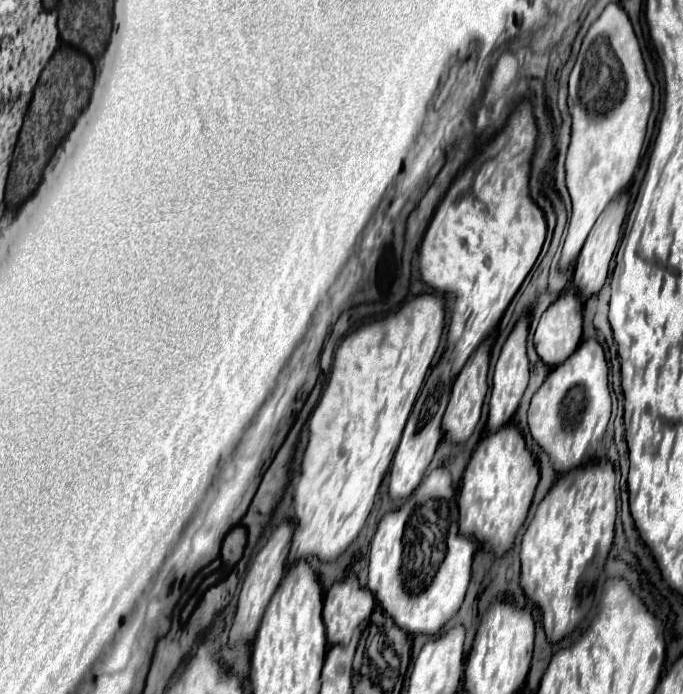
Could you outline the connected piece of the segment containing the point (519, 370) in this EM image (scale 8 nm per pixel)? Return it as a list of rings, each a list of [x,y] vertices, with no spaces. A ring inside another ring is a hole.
[[[520,316],[516,326],[510,332],[506,344],[502,346],[502,352],[500,352],[496,368],[494,368],[490,414],[488,414],[488,428],[490,430],[502,428],[512,418],[512,414],[516,412],[516,408],[520,404],[520,398],[526,390],[528,376],[530,376],[530,362],[528,362],[528,356],[526,356],[526,336],[528,336],[528,316]]]

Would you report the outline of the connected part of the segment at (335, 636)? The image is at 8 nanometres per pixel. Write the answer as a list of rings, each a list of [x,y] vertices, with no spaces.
[[[354,574],[334,582],[324,596],[324,626],[328,644],[348,644],[356,626],[374,610],[374,596],[362,588]]]

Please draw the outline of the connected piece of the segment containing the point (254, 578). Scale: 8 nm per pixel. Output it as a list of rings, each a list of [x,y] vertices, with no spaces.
[[[280,522],[274,532],[270,534],[270,538],[266,540],[266,544],[260,548],[260,552],[250,560],[240,594],[238,594],[238,606],[236,606],[236,616],[234,616],[234,626],[230,632],[230,640],[232,642],[250,642],[256,636],[256,630],[260,626],[262,614],[266,604],[270,602],[280,578],[284,576],[284,566],[286,566],[286,556],[288,556],[288,548],[292,542],[292,532],[294,526],[290,522]]]

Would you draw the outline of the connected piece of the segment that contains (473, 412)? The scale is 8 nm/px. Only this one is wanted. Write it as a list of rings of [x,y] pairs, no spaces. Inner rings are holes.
[[[488,336],[488,340],[484,340],[484,344],[480,344],[480,348],[476,348],[476,352],[472,354],[472,360],[468,360],[464,364],[464,368],[460,370],[460,374],[452,386],[450,402],[448,402],[444,420],[442,420],[442,428],[452,442],[466,442],[478,424],[482,402],[484,402],[486,390],[488,390],[486,378],[488,378],[488,364],[490,364],[490,346],[492,346],[492,336]]]

